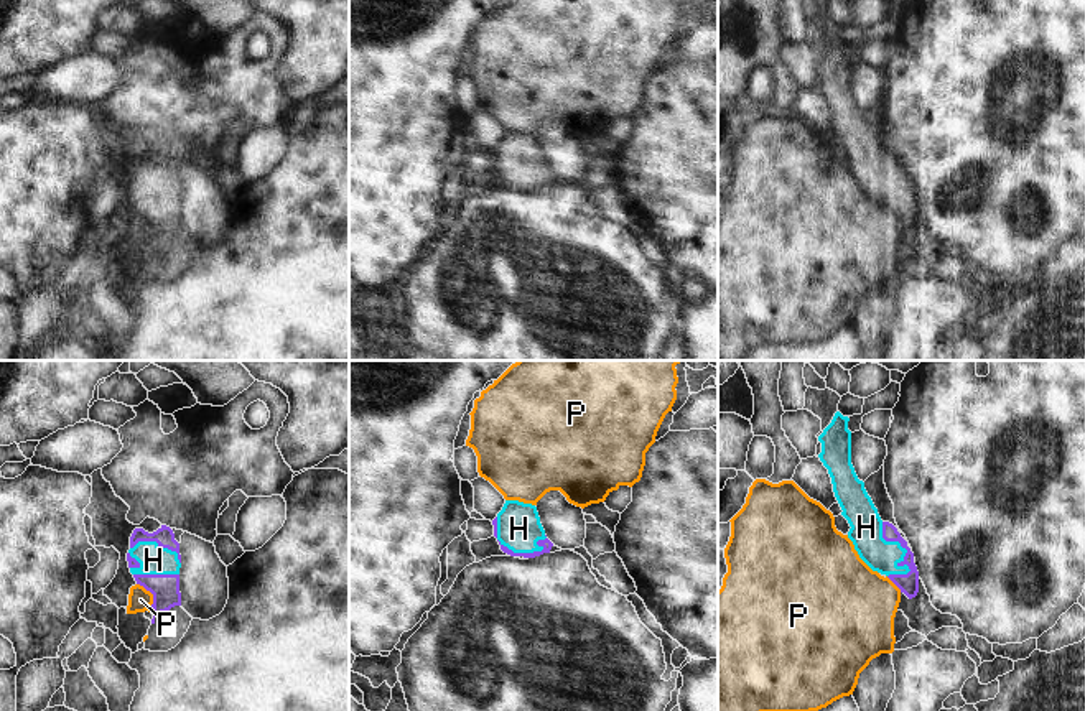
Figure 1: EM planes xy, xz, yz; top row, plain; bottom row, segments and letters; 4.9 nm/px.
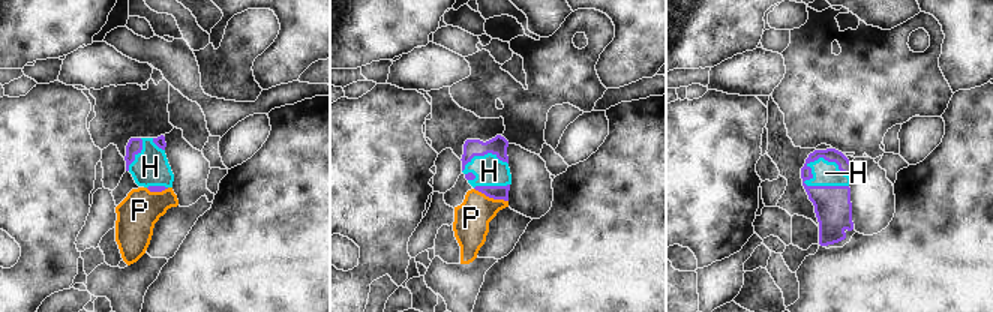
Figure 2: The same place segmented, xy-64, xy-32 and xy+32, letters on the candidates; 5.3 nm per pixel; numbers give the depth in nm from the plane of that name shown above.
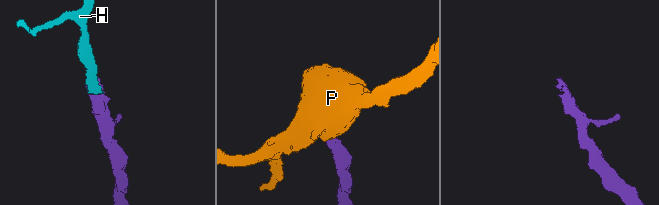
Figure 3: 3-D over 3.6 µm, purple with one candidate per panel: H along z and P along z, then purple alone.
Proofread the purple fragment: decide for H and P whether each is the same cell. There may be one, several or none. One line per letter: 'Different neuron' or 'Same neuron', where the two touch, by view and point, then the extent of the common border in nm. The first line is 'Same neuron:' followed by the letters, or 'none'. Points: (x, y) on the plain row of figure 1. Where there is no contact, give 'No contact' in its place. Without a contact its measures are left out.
Same neuron: H
H: Same neuron. Touches purple at yz (899, 173). Shared border 300 nm
P: Different neuron. Touches purple at xy (153, 227). Shared border 160 nm.

